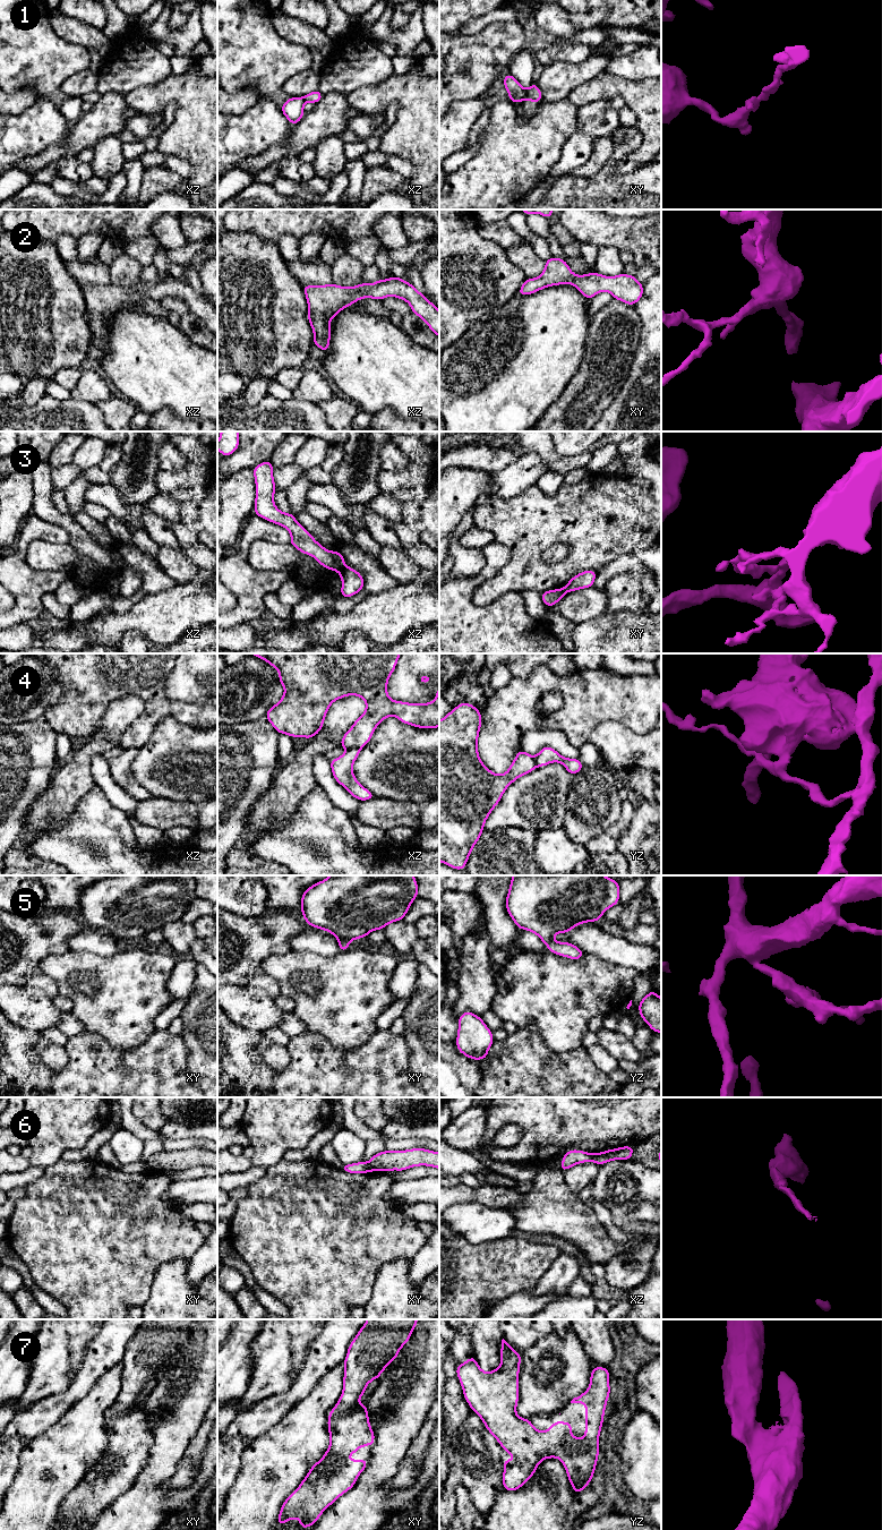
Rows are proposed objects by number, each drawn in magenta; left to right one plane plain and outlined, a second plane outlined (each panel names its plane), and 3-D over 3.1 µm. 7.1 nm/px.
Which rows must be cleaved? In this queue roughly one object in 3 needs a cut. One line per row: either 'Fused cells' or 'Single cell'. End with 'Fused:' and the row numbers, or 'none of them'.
1: Fused cells
2: Single cell
3: Fused cells
4: Fused cells
5: Single cell
6: Fused cells
7: Single cell
Fused: 1, 3, 4, 6

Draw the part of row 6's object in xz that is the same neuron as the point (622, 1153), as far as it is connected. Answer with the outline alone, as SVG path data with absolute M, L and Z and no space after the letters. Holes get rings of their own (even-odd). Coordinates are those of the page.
M623 1146L600 1153L592 1153L592 1162L601 1165L614 1160L632 1160L633 1152L634 1146Z

